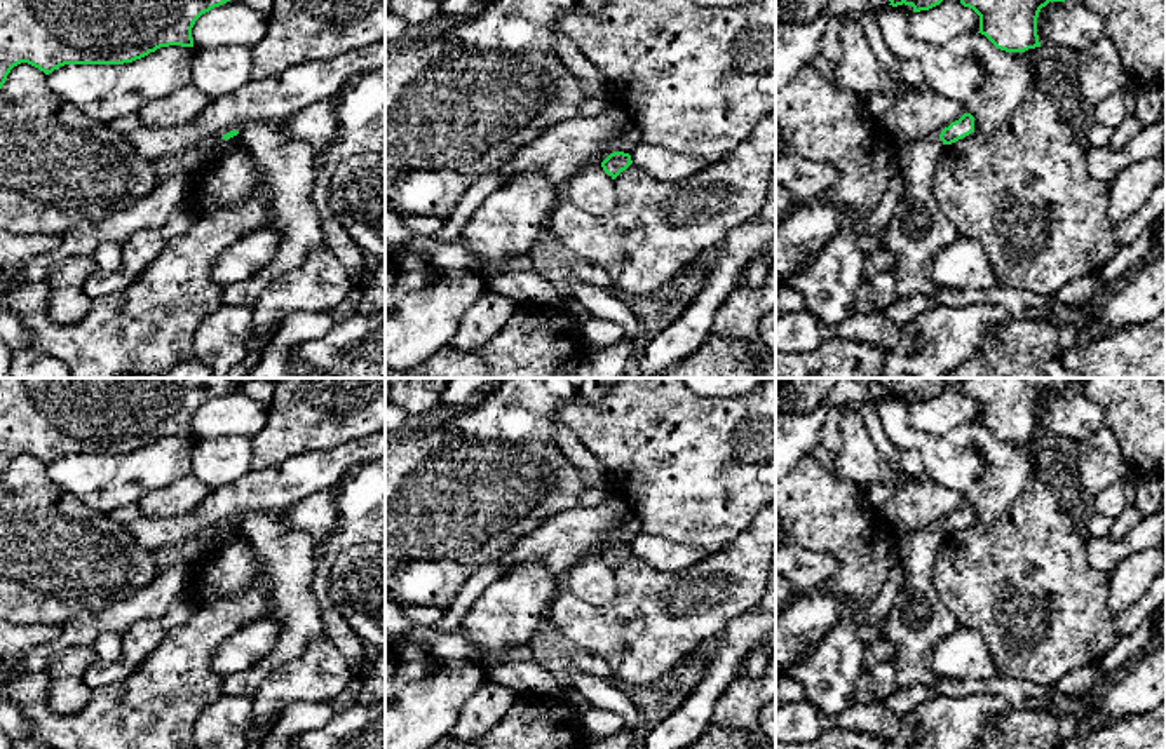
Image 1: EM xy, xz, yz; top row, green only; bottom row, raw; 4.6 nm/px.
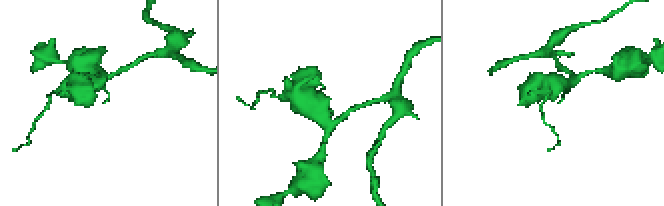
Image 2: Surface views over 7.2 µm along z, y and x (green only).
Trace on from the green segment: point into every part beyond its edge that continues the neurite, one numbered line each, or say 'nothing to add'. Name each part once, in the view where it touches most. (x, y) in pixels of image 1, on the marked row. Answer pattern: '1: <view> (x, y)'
nothing to add

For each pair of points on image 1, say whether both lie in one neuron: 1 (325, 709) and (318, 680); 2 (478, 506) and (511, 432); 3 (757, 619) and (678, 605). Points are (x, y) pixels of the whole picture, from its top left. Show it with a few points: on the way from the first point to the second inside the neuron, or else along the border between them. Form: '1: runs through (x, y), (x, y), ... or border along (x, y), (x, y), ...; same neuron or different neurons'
1: border along (333, 699), (293, 701), (283, 711); different neurons
2: runs through (478, 488), (494, 469), (502, 450); same neuron
3: border along (757, 603), (736, 615), (713, 638); different neurons

